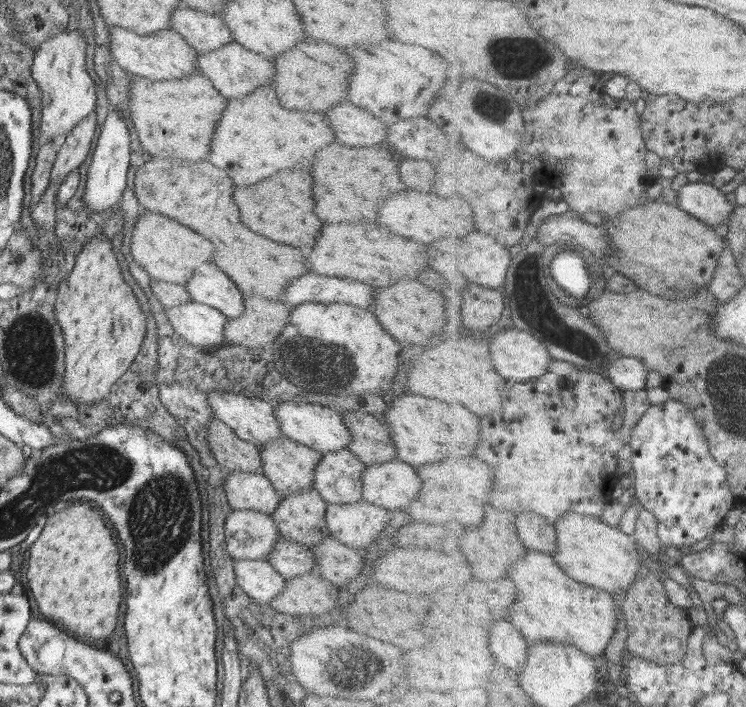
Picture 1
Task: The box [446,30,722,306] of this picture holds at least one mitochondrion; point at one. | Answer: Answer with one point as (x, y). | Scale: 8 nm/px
(520, 57)

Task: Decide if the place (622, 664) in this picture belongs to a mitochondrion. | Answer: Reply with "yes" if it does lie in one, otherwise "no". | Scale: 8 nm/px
no

